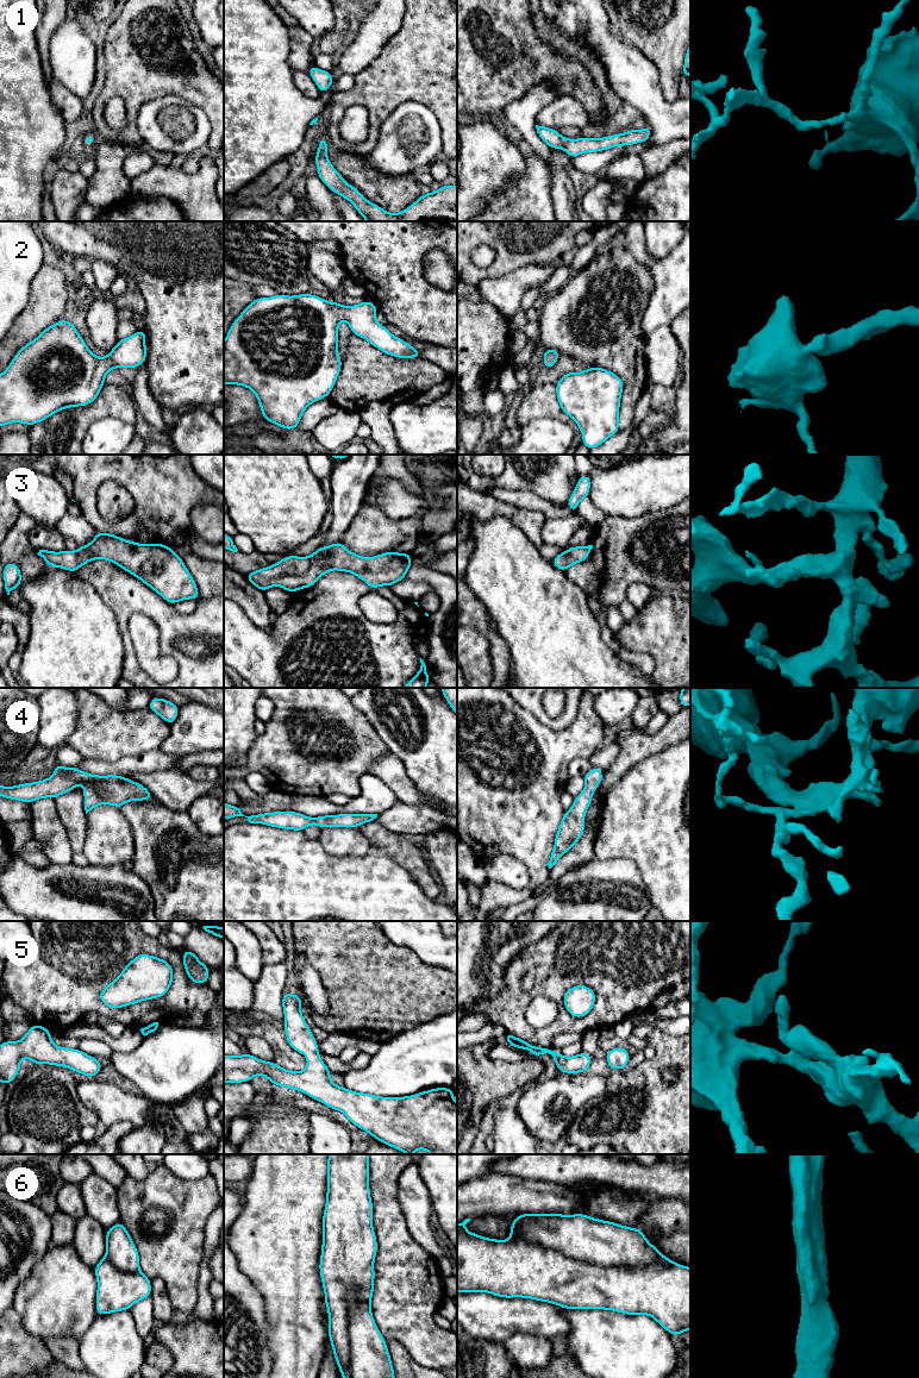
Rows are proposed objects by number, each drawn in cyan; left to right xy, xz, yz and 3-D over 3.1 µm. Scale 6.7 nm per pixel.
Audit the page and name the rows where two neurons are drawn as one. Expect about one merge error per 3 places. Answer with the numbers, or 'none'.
6

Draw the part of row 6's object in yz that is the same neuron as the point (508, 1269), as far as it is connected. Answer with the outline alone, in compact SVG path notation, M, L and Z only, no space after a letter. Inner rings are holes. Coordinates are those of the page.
M457 1223L457 1292L489 1292L495 1297L532 1298L549 1302L563 1309L602 1309L625 1315L643 1314L657 1321L671 1335L690 1330L690 1267L675 1264L643 1265L638 1267L604 1267L526 1240L496 1240L468 1232Z

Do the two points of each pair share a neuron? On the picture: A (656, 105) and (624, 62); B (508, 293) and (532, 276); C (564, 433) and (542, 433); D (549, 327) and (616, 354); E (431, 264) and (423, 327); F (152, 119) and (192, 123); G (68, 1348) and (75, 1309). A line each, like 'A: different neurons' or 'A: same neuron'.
A: same neuron
B: same neuron
C: same neuron
D: same neuron
E: different neurons
F: same neuron
G: different neurons

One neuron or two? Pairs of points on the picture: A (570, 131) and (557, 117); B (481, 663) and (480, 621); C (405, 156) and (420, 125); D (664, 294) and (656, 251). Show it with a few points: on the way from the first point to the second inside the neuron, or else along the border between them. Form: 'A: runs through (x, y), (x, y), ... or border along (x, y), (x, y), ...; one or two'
A: border along (556, 129), (574, 126), (581, 130); two
B: border along (469, 625), (486, 639), (491, 659); two
C: runs through (405, 149), (406, 142), (413, 132); one
D: border along (644, 233), (654, 258), (677, 243); two

